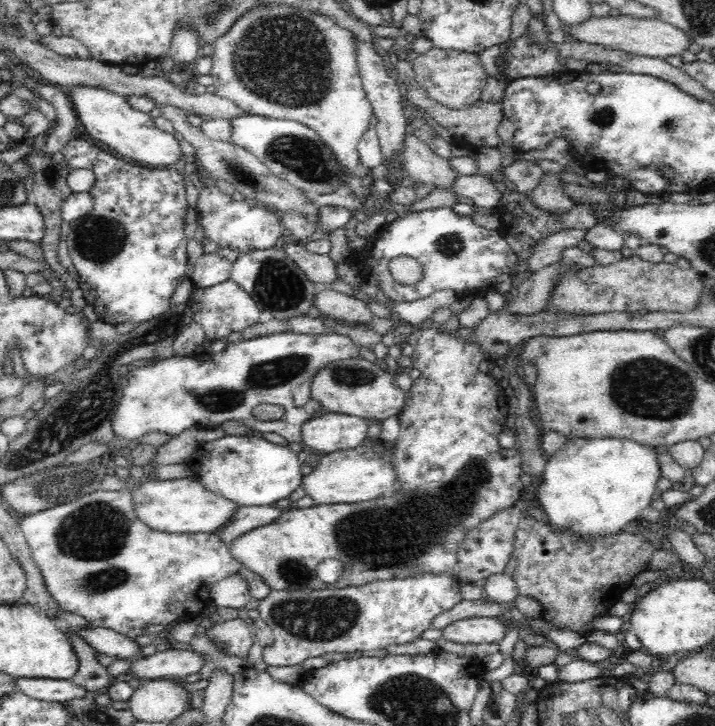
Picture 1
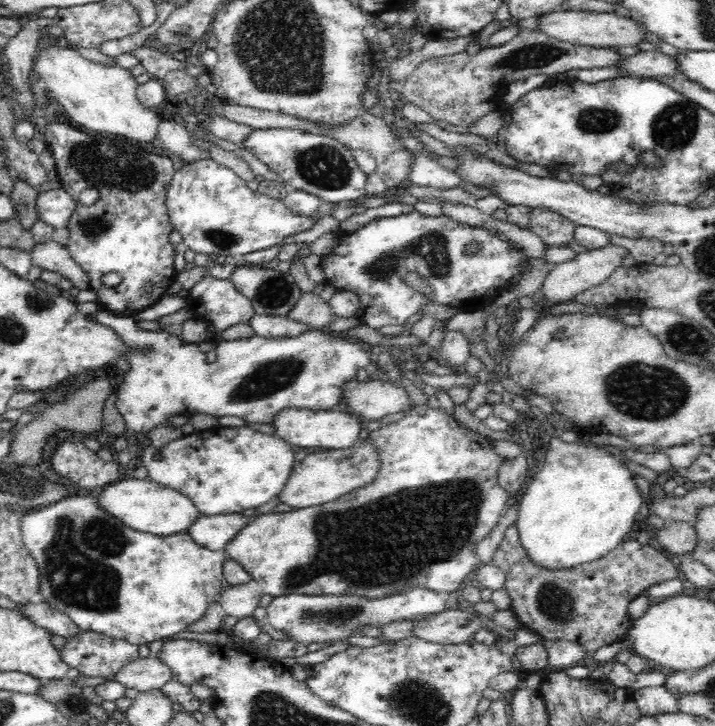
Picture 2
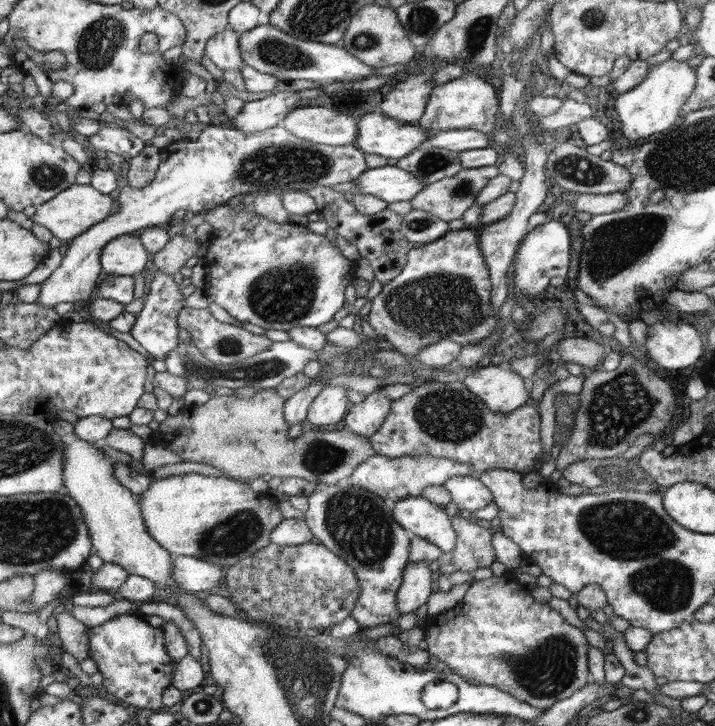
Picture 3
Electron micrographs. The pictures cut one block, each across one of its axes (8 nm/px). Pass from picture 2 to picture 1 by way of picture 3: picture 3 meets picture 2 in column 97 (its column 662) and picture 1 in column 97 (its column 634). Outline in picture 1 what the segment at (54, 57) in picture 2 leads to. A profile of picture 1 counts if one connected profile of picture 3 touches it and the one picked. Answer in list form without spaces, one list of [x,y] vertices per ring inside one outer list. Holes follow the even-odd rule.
[[[92,86],[70,87],[68,96],[85,132],[114,148],[119,159],[135,165],[138,162],[138,165],[146,167],[168,169],[175,168],[182,158],[182,151],[174,134],[160,131],[150,113],[134,110],[127,103],[127,97]]]

